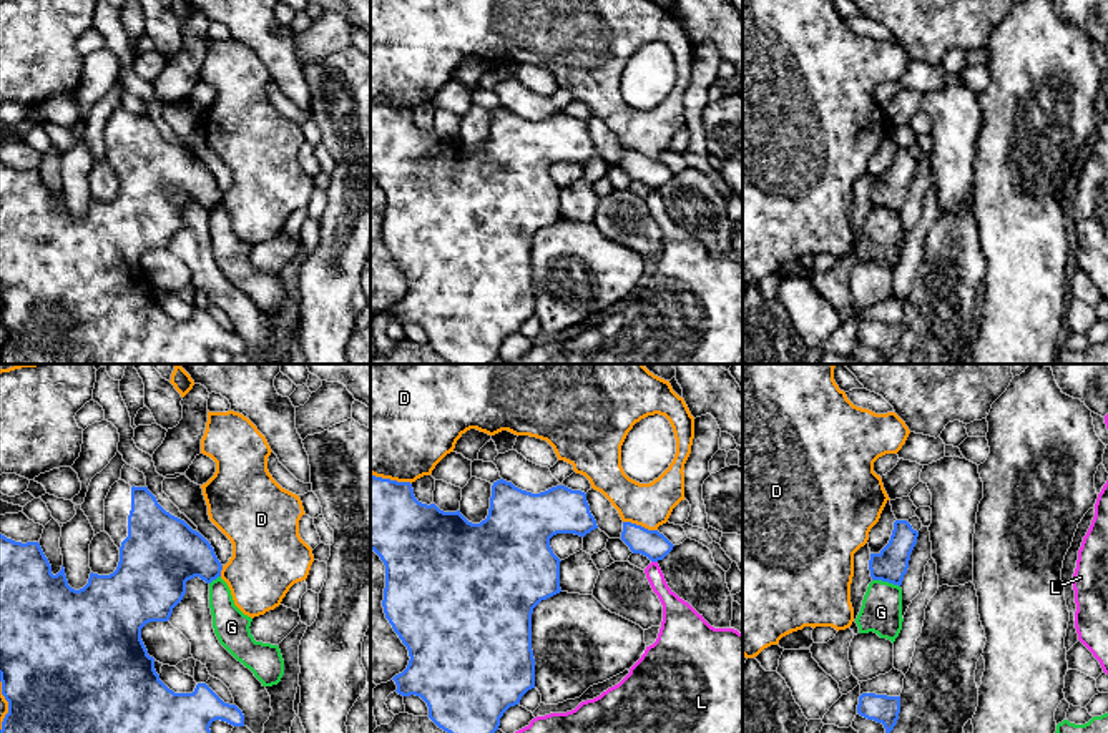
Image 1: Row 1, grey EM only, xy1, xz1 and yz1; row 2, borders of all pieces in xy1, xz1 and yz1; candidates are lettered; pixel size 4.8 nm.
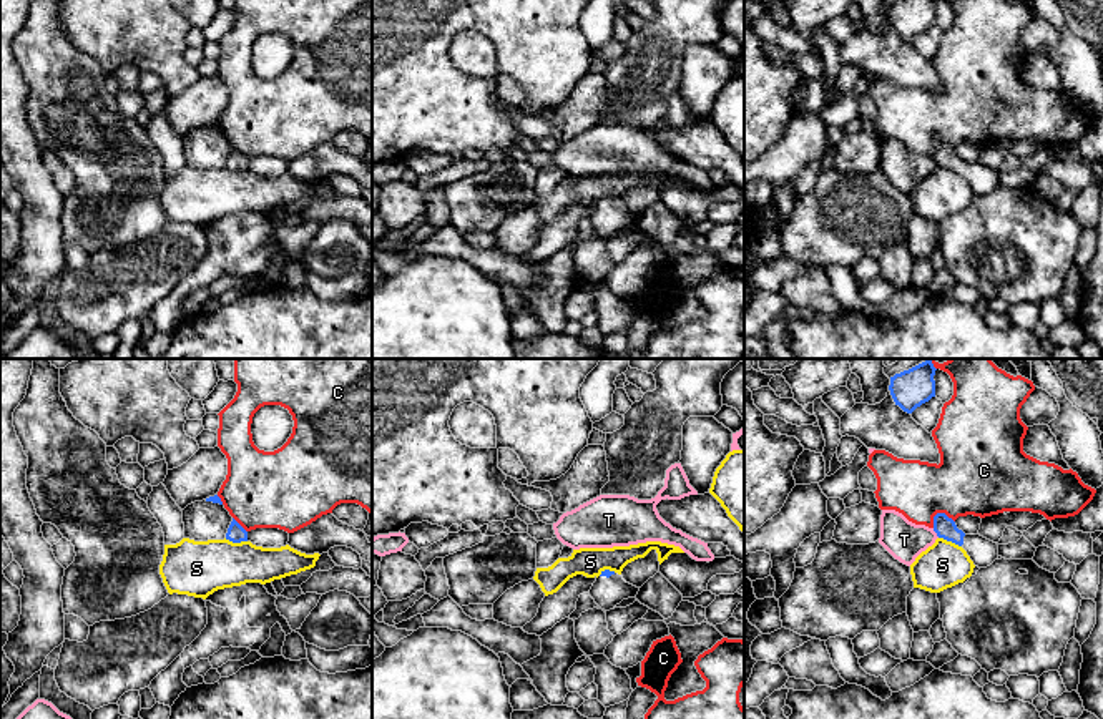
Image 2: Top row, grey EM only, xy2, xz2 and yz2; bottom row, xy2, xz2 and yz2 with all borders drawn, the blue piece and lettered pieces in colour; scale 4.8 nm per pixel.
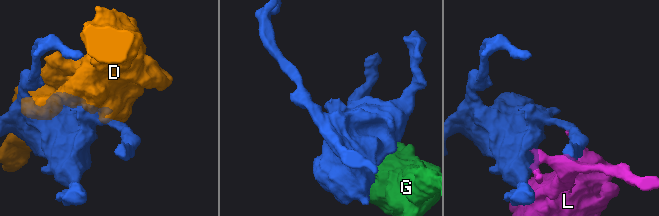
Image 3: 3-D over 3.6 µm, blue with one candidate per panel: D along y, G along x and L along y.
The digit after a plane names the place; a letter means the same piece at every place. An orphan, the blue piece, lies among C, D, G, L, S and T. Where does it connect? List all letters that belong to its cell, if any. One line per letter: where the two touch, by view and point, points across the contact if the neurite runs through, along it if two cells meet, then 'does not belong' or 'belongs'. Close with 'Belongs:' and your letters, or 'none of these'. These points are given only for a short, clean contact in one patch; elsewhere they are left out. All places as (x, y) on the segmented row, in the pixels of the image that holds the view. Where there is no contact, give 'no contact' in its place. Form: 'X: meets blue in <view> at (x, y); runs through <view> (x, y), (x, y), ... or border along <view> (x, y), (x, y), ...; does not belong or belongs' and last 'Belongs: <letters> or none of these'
C: meets blue in yz2 at (944, 513); border along yz2 (932, 517), (946, 513), (954, 522); does not belong
D: meets blue in xz1 at (640, 526); does not belong
G: meets blue in yz1 at (886, 580); border along yz1 (872, 579), (892, 582), (899, 587); does not belong
L: meets blue in xz1 at (655, 560); does not belong
S: meets blue in yz2 at (951, 540); border along yz2 (939, 537), (960, 547); does not belong
T: meets blue in yz2 at (936, 532); border along yz2 (932, 528), (939, 537); does not belong
Belongs: none of these

